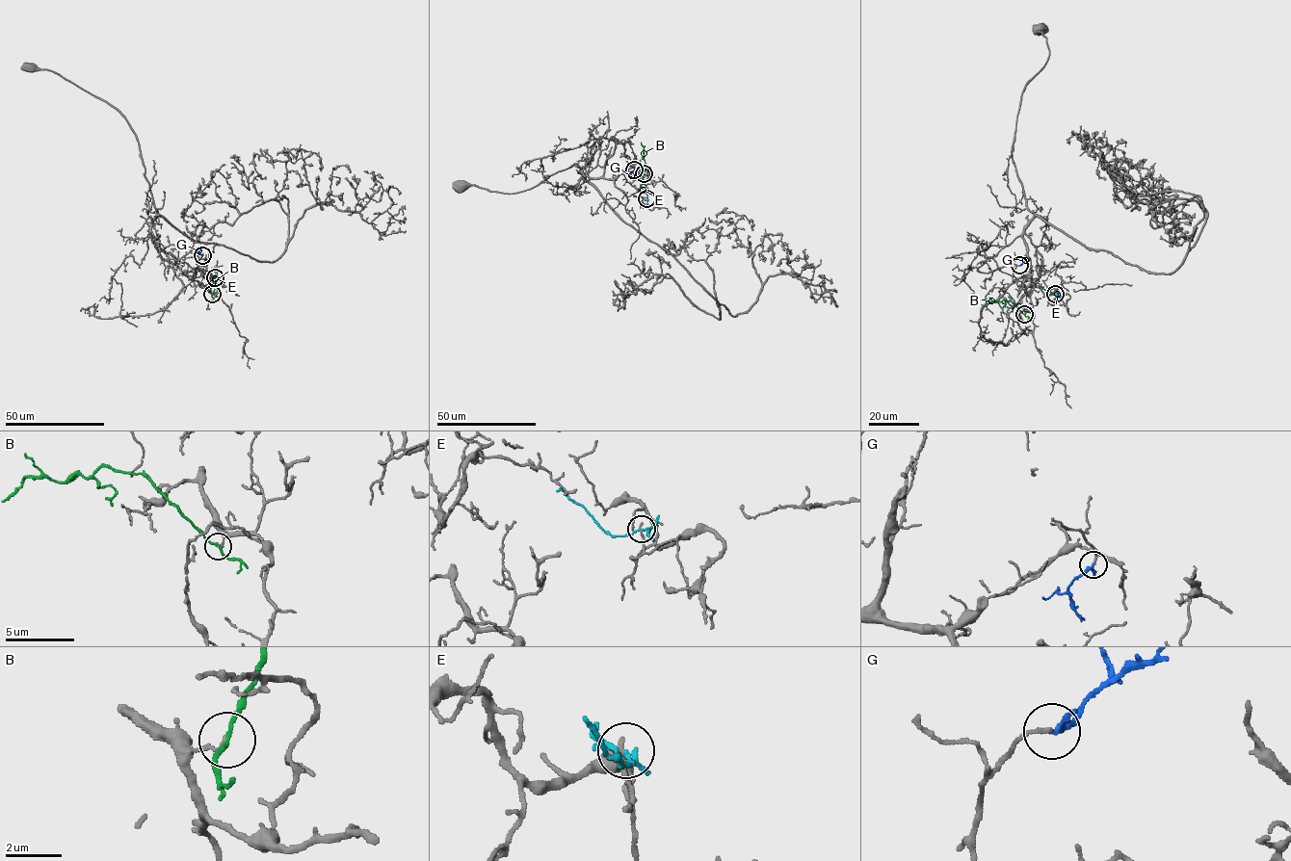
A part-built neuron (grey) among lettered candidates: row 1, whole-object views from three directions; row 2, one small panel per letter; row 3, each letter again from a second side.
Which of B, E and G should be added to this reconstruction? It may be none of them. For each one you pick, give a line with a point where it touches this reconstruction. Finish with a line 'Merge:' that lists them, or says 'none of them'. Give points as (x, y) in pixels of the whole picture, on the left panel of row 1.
G: Touches grey at (202, 255)
Merge: G

